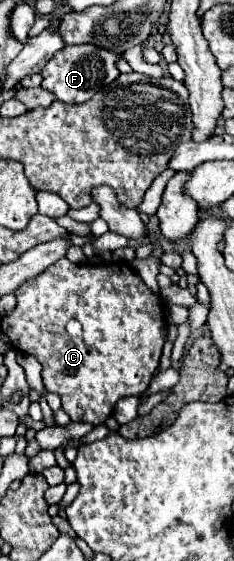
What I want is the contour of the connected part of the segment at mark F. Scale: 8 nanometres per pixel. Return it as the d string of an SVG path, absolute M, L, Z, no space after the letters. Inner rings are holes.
M83 44L83 46L67 46L63 52L57 52L49 64L41 70L43 82L41 86L57 96L61 102L87 102L93 94L97 94L103 86L111 84L117 76L119 70L115 68L115 60L121 58L121 54L107 52L105 48Z

